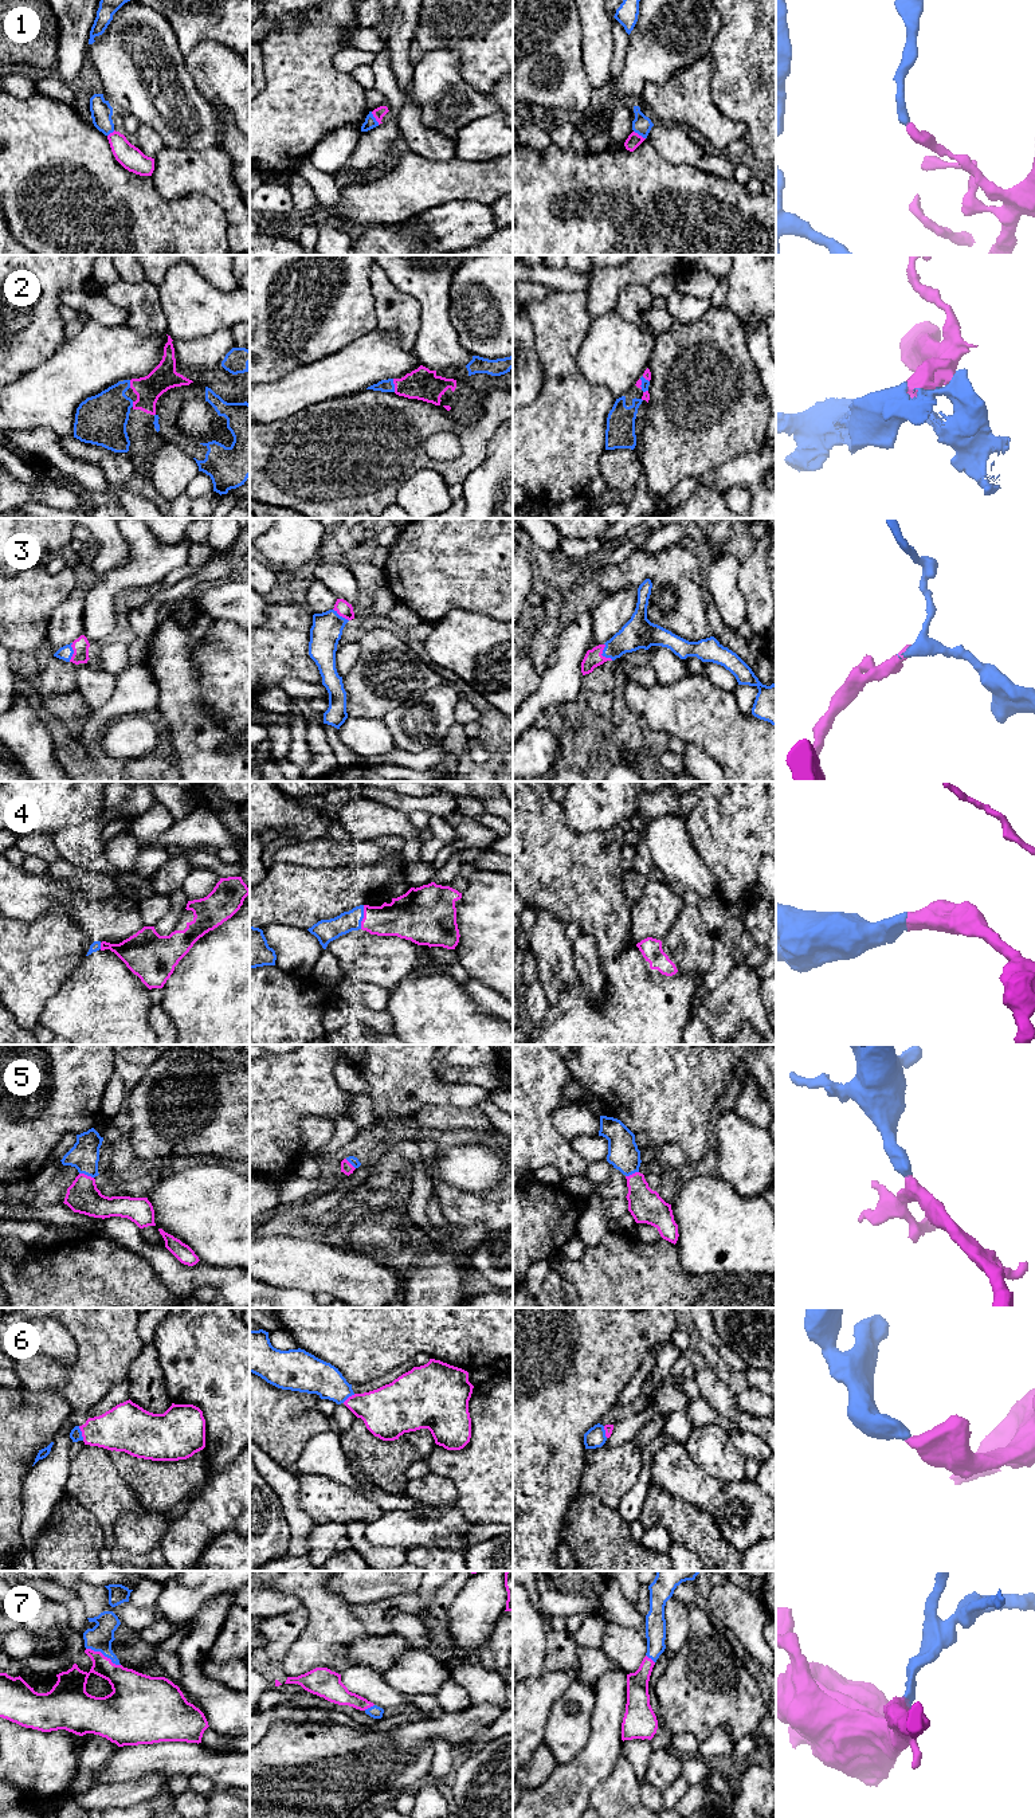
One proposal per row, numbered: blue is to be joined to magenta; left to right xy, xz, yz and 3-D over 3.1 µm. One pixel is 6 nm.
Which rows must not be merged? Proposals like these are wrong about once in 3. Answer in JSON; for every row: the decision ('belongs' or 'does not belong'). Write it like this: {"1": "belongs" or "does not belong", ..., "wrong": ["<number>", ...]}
{"1": "does not belong", "2": "belongs", "3": "belongs", "4": "belongs", "5": "belongs", "6": "belongs", "7": "belongs", "wrong": ["1"]}

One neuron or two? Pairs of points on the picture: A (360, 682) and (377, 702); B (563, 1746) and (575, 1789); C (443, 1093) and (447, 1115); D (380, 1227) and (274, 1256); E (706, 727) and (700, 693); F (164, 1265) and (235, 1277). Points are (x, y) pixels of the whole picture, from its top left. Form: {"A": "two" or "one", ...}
{"A": "one", "B": "two", "C": "two", "D": "two", "E": "one", "F": "one"}

